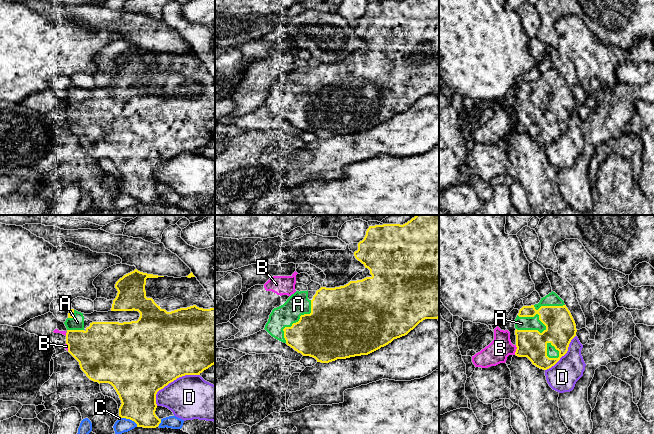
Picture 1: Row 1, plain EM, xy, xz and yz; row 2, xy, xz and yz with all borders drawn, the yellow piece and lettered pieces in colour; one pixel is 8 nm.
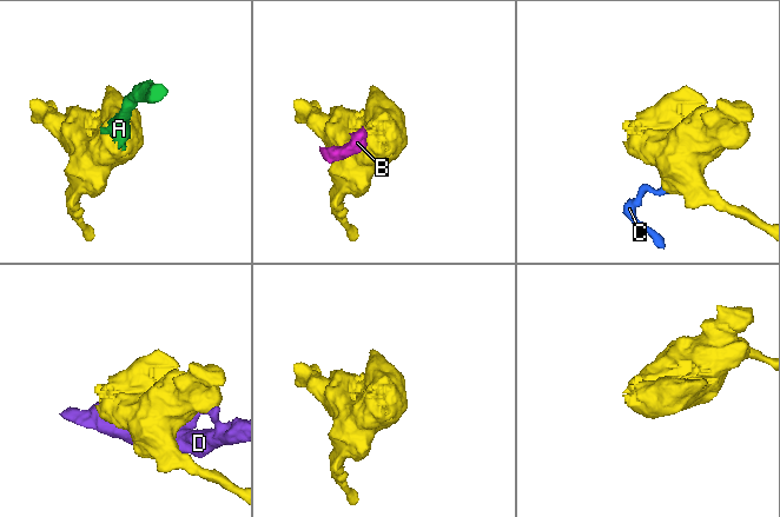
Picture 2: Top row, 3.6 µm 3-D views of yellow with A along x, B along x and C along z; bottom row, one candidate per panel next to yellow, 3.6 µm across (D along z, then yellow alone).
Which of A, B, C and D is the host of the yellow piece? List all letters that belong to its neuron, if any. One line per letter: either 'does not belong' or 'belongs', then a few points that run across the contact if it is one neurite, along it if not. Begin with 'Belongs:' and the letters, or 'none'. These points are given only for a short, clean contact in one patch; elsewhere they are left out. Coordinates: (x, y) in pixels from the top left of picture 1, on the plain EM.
Belongs: A
A: belongs
B: does not belong
C: does not belong | xy (120, 193), (131, 195), (137, 202)
D: does not belong

